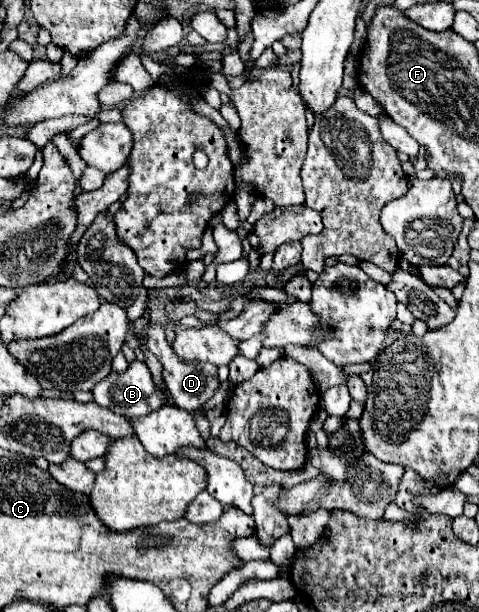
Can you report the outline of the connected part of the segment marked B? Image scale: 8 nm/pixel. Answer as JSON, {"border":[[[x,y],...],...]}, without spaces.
{"border":[[[134,360],[128,364],[128,368],[118,374],[118,372],[110,372],[104,380],[100,380],[94,388],[92,388],[92,400],[98,404],[98,406],[104,406],[108,410],[112,410],[114,414],[120,414],[120,416],[128,416],[128,418],[134,418],[134,416],[146,416],[158,408],[162,408],[168,400],[166,392],[160,392],[154,382],[152,382],[152,374],[148,370],[148,366],[140,360]]]}

